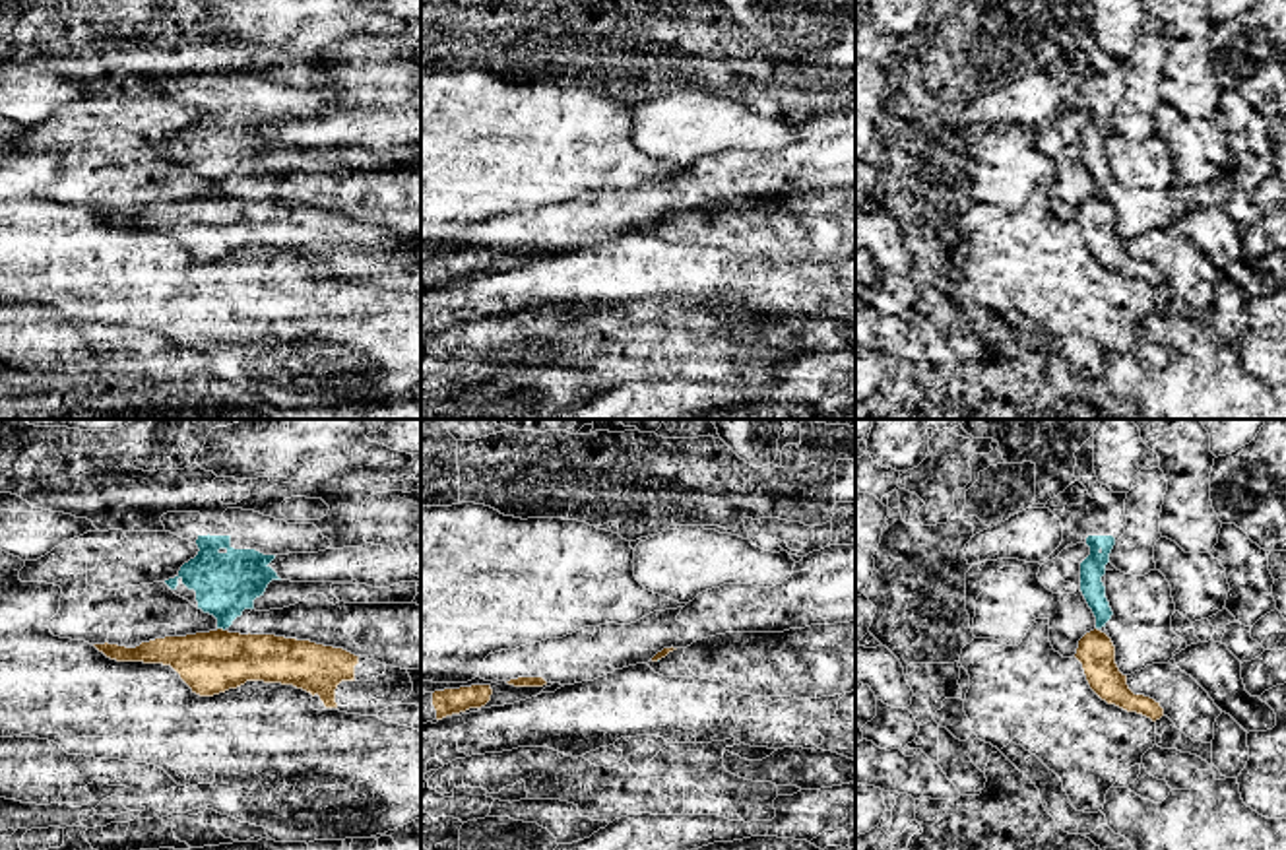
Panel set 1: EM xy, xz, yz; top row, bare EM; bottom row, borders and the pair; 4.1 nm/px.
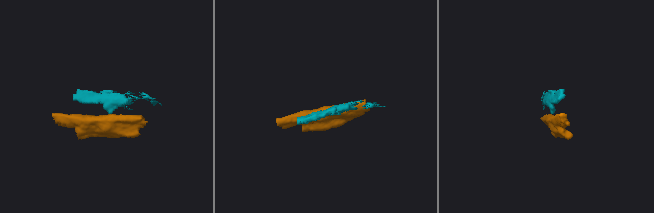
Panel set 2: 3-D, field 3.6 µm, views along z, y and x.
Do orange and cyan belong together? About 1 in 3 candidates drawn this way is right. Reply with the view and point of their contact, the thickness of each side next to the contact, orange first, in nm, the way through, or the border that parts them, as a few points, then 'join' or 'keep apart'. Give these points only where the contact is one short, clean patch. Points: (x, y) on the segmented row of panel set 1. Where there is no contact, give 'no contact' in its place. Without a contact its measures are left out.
xy (222, 629) | 260/260 nm | along xy (218, 627), (224, 631) | keep apart

